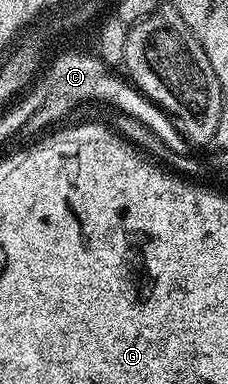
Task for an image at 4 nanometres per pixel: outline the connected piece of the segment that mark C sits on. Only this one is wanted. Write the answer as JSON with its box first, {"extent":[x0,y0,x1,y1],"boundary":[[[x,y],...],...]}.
{"extent":[19,51,185,154],"boundary":[[[67,51],[49,65],[50,63],[20,98],[19,104],[22,104],[19,109],[22,114],[19,119],[21,122],[29,122],[43,111],[49,112],[50,119],[55,121],[69,114],[81,103],[99,101],[111,105],[107,107],[113,108],[116,112],[129,114],[140,120],[175,154],[185,151],[185,142],[176,131],[174,121],[155,102],[148,100],[143,93],[139,92],[122,74],[117,75],[118,72],[96,54]]]}

